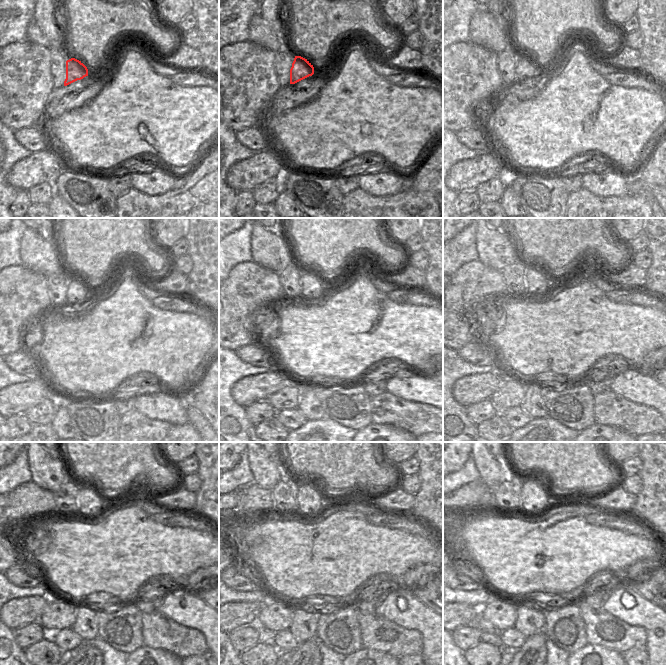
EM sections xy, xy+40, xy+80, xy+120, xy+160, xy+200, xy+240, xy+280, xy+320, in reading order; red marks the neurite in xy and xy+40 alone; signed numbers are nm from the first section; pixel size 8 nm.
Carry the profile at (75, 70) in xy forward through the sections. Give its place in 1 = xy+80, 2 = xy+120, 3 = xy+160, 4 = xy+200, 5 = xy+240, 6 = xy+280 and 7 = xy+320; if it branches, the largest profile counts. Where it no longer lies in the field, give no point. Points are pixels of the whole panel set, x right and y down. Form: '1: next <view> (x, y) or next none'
1: next xy+80 (526, 68)
2: next xy+120 (85, 287)
3: next xy+160 (313, 283)
4: next xy+200 (537, 278)
5: next xy+240 (89, 502)
6: next xy+280 (311, 499)
7: next xy+320 (536, 497)

